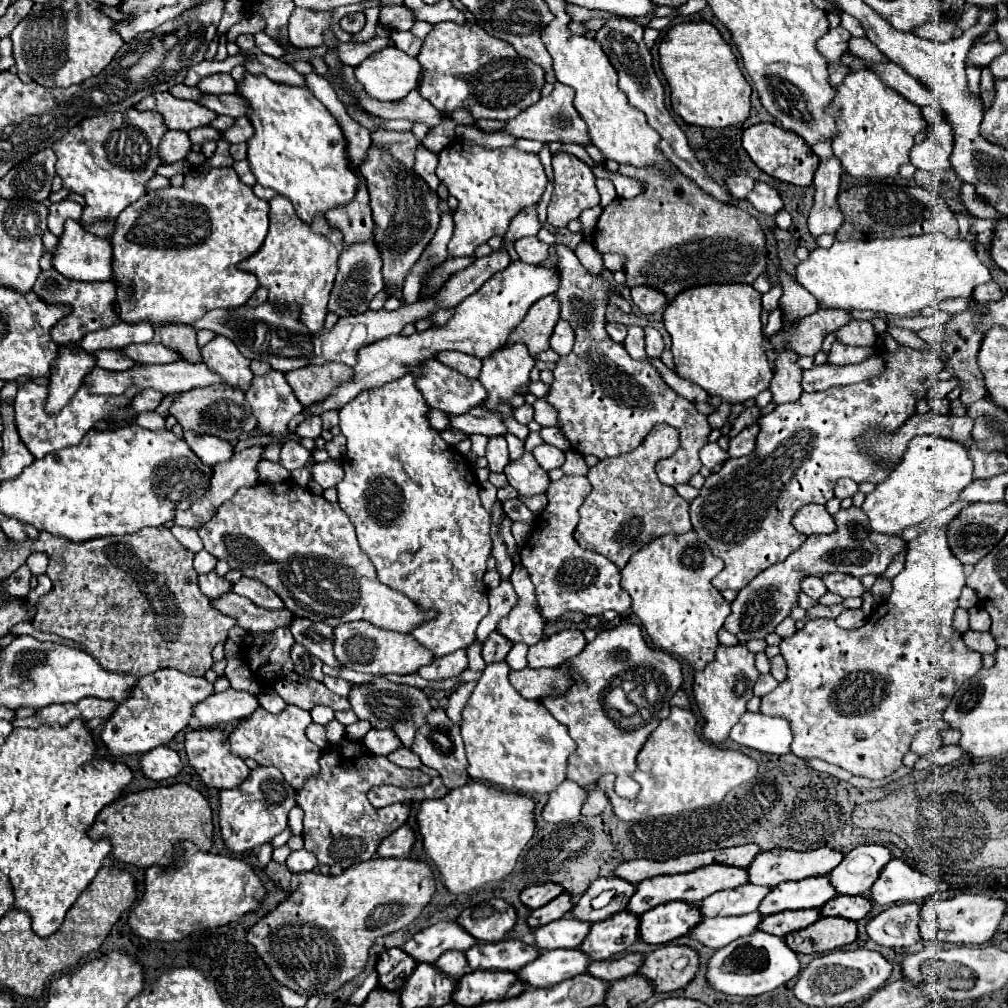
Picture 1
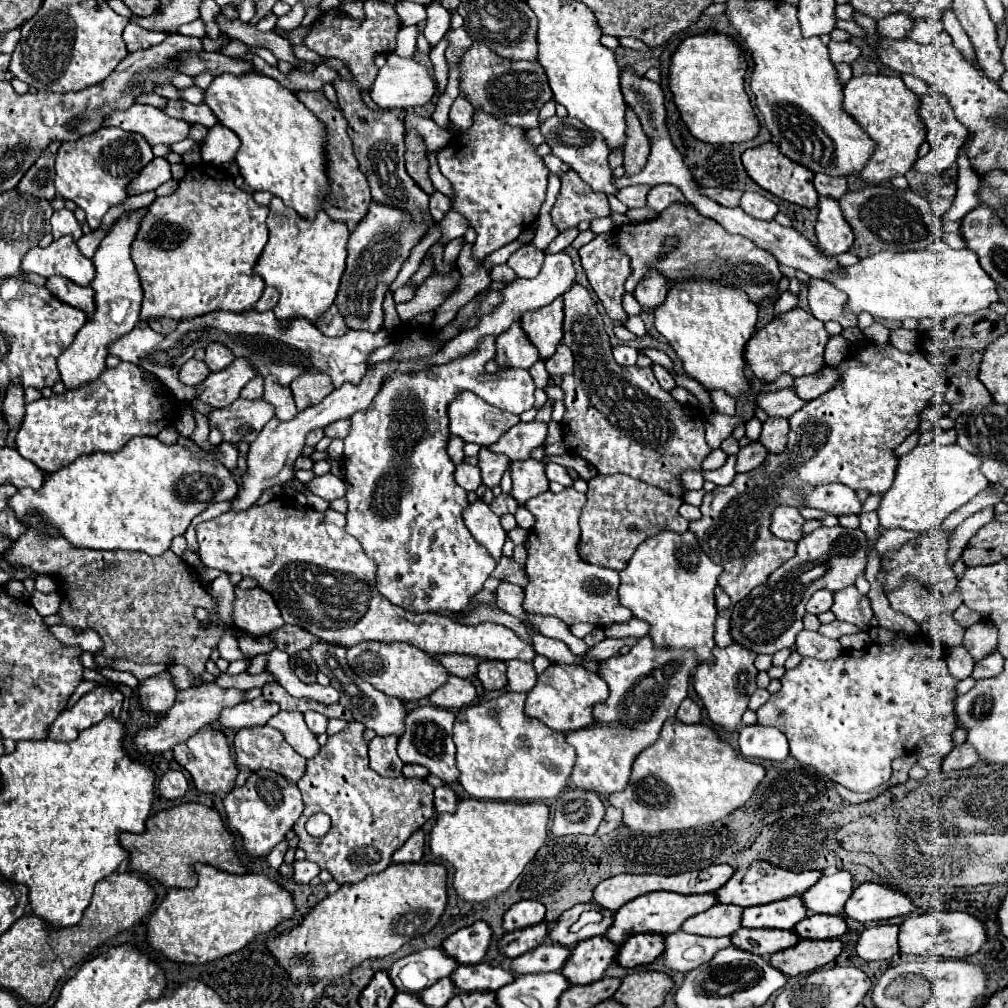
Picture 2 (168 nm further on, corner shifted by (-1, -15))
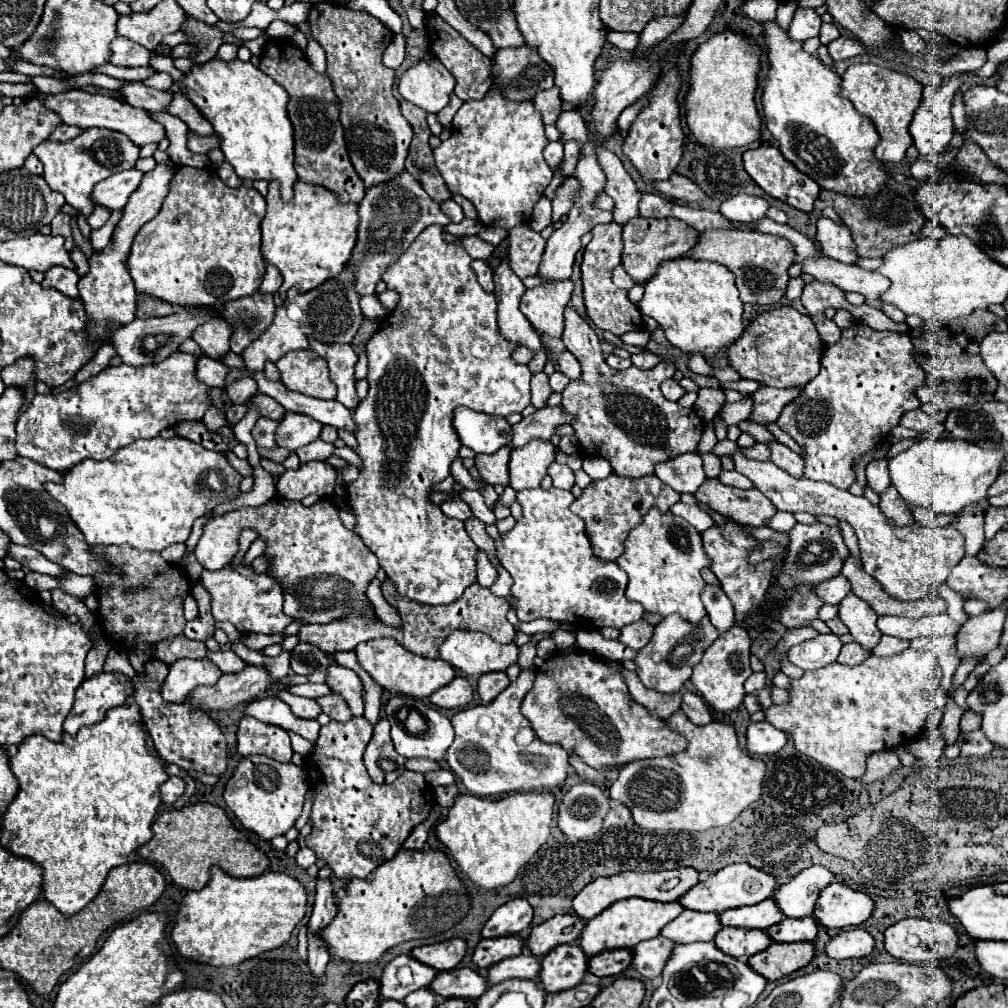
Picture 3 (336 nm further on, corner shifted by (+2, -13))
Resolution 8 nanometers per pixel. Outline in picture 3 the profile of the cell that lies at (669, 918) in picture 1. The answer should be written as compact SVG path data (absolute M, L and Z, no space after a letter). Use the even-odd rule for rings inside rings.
M617 949L617 951L605 951L589 959L587 971L597 977L609 977L619 975L625 971L631 963L631 951L629 949Z

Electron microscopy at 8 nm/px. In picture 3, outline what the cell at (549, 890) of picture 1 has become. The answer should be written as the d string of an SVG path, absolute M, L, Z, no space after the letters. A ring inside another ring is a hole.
M511 899L509 903L501 905L491 919L483 925L481 937L495 939L495 937L507 937L507 935L521 935L525 929L531 927L533 909L525 899Z

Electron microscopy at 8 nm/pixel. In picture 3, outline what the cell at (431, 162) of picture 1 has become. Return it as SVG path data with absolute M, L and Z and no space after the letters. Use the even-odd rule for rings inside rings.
M449 199L449 201L445 201L445 203L441 203L441 209L443 209L443 213L453 221L453 223L461 223L463 219L465 219L465 215L463 215L463 209L453 201L453 199Z

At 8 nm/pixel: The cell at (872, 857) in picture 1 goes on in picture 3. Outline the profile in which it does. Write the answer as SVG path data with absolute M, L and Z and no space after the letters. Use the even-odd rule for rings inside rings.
M813 865L793 875L789 881L781 883L771 895L771 899L775 899L779 909L783 909L785 917L809 917L813 913L819 891L831 881L833 875L829 873L829 869Z

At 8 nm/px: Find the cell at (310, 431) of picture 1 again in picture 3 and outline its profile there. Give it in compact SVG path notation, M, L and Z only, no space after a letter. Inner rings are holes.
M287 413L279 427L277 427L277 441L279 447L285 447L289 451L297 451L299 447L305 447L307 443L315 441L321 433L323 425L319 425L319 421L315 421L313 417L307 417L303 413Z

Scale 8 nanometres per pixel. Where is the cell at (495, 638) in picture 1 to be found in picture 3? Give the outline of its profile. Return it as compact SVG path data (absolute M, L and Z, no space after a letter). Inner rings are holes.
M503 671L497 673L487 673L479 677L479 697L483 703L491 703L503 689L509 685L509 677Z

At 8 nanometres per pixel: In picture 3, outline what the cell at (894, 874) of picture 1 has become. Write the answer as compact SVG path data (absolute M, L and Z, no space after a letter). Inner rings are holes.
M833 881L831 885L827 885L827 889L823 889L823 893L819 893L819 901L815 903L815 921L825 927L825 929L843 929L843 927L851 927L851 925L861 925L863 921L867 921L873 913L873 901L869 895L861 893L861 891L853 891L849 887L845 887L843 883Z

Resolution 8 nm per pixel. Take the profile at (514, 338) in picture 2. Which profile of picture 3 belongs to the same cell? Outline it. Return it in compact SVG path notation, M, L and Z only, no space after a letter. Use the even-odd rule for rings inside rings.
M501 255L501 263L493 269L493 281L495 281L495 297L497 297L497 315L499 315L499 329L505 339L527 345L537 355L531 359L531 371L539 373L545 367L545 351L541 347L539 335L533 331L527 317L519 311L519 299L525 293L523 281L511 271L507 265L507 255Z

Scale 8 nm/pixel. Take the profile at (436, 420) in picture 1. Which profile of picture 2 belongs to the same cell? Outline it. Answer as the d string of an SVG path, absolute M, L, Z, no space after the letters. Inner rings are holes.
M450 435L450 439L448 439L448 455L450 455L450 459L454 463L462 463L462 459L464 459L462 447L464 447L462 439L458 439L456 435Z

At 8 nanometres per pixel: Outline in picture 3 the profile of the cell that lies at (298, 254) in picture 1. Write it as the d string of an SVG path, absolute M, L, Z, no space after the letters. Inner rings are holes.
M271 181L269 183L269 193L267 193L267 213L261 221L261 229L263 229L263 257L269 265L275 265L281 275L283 275L283 285L279 287L281 297L285 299L287 289L291 289L293 285L299 285L301 291L313 289L317 285L321 285L323 281L337 277L343 269L343 265L349 261L351 257L351 249L355 247L355 237L357 237L357 225L359 225L359 213L357 213L357 205L355 203L341 203L337 201L335 193L331 193L329 189L323 189L319 185L307 185L305 181L295 181L295 195L291 201L283 201L281 193L279 193L279 183Z

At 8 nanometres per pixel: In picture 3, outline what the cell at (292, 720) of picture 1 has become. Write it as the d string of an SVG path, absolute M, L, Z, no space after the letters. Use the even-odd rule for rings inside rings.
M245 715L237 729L237 749L243 757L249 755L267 755L277 761L291 761L293 749L289 741L289 733L279 727L271 727L269 723L257 721L255 717Z

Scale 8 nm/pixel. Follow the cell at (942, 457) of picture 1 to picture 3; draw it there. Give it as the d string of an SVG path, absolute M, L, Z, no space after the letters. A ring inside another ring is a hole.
M923 439L895 455L889 461L889 473L891 483L897 487L905 503L953 515L965 505L987 497L987 489L997 479L1003 461L1003 451L983 449L963 439Z

